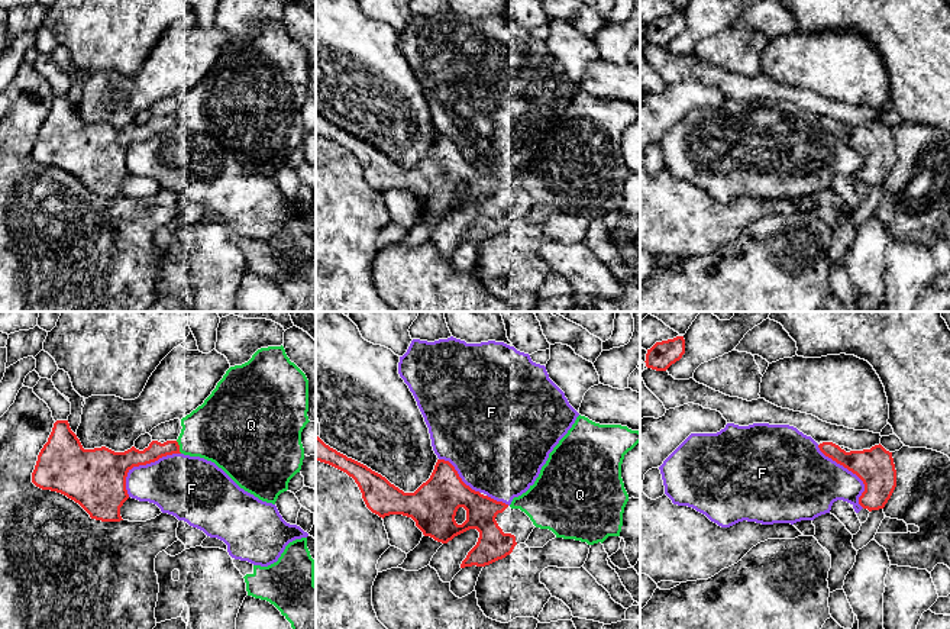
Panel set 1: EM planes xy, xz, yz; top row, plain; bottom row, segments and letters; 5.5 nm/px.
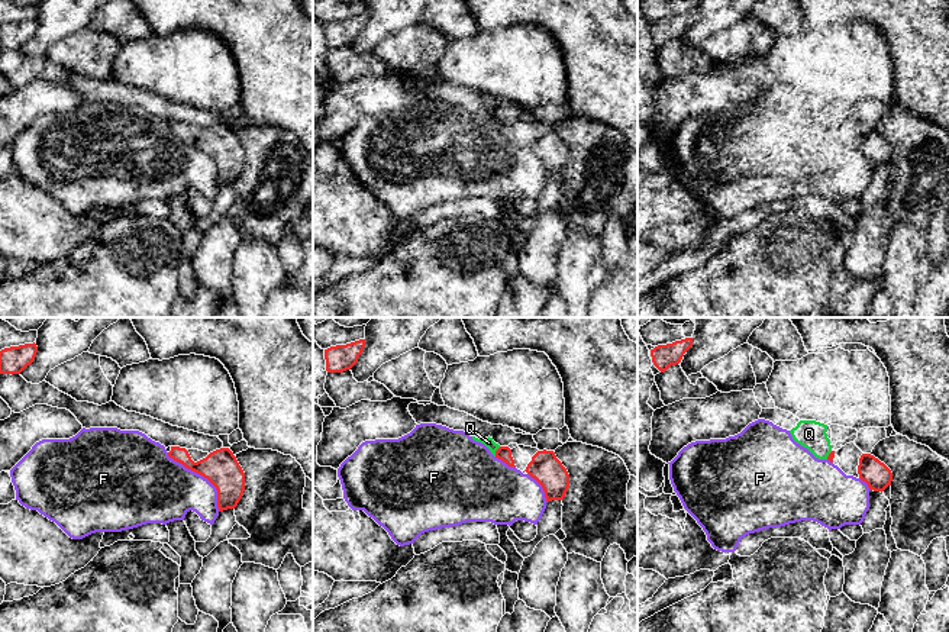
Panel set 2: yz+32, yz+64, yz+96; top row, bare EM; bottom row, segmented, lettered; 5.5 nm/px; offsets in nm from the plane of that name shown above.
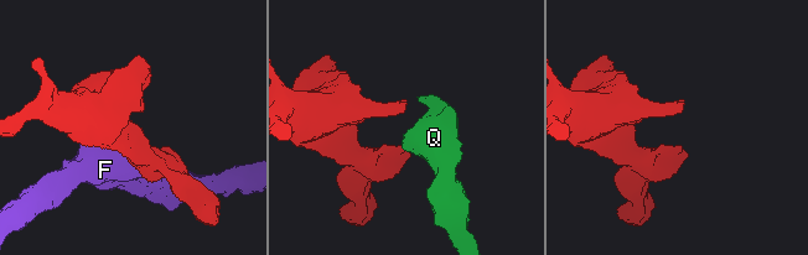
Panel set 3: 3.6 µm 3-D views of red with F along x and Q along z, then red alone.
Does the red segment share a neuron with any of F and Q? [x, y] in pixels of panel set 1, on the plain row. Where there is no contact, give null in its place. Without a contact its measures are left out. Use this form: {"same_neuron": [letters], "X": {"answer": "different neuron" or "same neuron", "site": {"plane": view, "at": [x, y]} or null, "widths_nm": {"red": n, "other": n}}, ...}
{"same_neuron": [], "F": {"answer": "different neuron", "site": {"plane": "xy", "at": [142, 139]}, "widths_nm": {"red": 300, "other": 340}}, "Q": {"answer": "different neuron", "site": {"plane": "xy", "at": [178, 122]}, "widths_nm": {"red": 90, "other": 360}}}

